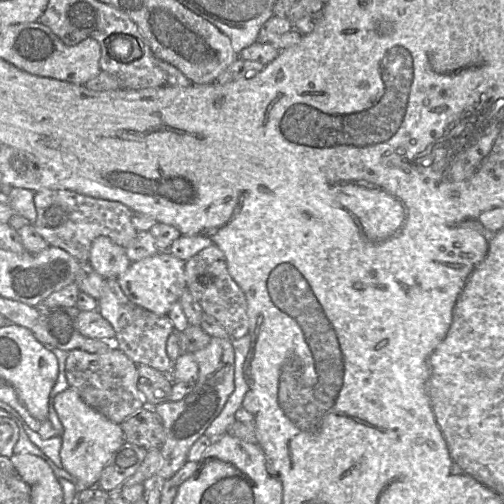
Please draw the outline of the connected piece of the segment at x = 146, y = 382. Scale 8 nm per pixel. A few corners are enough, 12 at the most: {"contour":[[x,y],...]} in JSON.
{"contour":[[137,364],[137,388],[148,406],[169,400],[170,375]]}

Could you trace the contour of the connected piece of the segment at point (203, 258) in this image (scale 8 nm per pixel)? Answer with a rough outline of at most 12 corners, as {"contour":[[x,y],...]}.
{"contour":[[212,244],[185,261],[187,289],[231,336],[249,333],[244,292]]}

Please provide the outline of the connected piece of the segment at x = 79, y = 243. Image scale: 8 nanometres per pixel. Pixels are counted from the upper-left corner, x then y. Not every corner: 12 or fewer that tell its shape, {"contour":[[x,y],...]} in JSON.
{"contour":[[35,192],[37,232],[89,262],[96,237],[127,248],[138,232],[119,201]]}

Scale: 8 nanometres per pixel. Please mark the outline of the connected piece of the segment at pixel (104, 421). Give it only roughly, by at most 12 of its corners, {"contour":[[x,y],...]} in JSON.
{"contour":[[72,387],[55,396],[62,468],[76,493],[99,483],[120,424]]}

